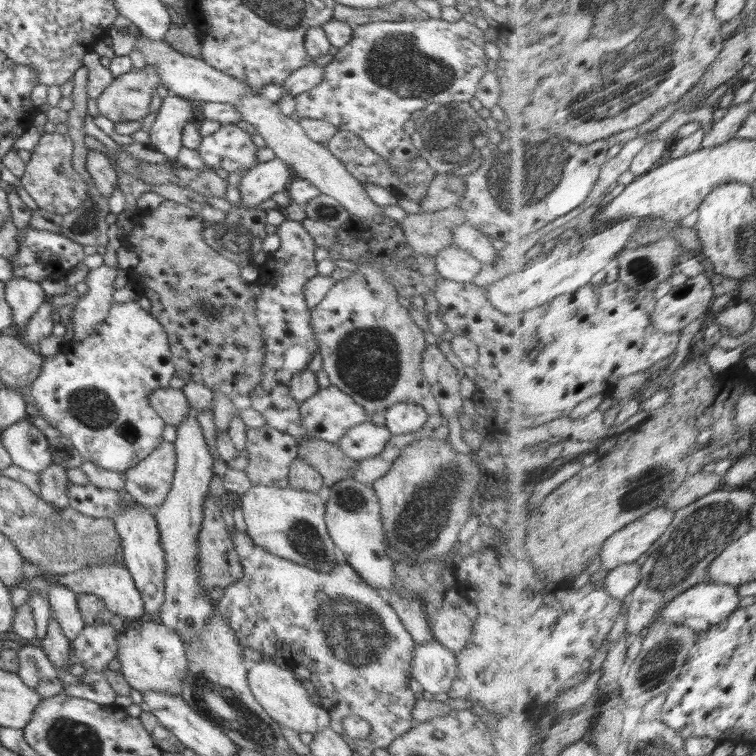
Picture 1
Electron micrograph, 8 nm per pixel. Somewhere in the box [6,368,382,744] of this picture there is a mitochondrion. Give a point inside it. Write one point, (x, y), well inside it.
(91, 405)

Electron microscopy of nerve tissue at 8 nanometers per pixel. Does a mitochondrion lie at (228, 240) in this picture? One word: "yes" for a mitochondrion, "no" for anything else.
yes

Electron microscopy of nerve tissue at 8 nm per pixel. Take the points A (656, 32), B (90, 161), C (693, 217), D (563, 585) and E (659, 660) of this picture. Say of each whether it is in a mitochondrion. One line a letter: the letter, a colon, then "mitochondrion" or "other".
A: mitochondrion
B: other
C: other
D: other
E: mitochondrion

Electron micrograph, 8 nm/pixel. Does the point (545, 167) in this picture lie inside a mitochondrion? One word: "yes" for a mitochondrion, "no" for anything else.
yes

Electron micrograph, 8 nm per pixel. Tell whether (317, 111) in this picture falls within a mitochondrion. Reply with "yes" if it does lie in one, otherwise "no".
no

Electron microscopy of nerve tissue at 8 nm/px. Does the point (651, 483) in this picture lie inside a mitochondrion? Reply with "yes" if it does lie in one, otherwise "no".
yes

